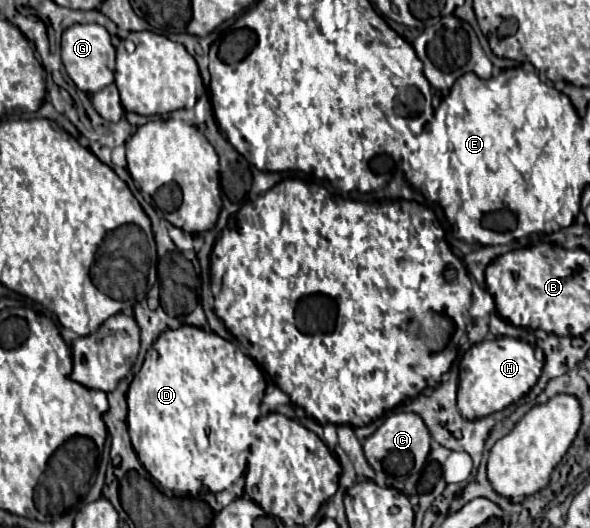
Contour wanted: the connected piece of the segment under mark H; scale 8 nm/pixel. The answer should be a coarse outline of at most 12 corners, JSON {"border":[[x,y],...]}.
{"border":[[522,339],[480,341],[460,363],[468,421],[536,385],[543,362]]}

